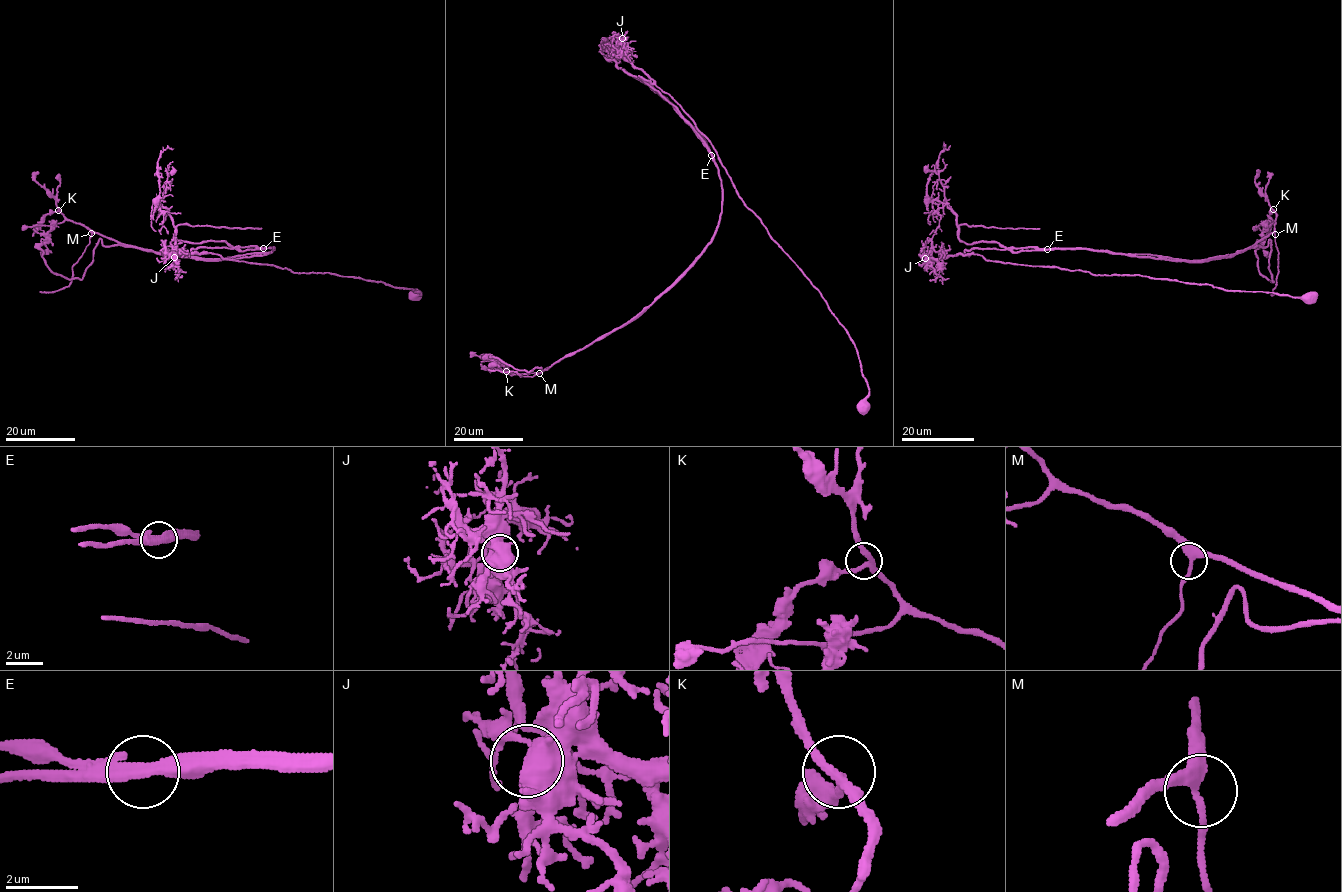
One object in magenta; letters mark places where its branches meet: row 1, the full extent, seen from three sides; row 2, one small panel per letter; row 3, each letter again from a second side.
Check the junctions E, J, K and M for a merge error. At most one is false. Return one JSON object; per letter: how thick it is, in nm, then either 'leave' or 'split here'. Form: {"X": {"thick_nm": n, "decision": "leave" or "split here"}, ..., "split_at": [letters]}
{"E": {"thick_nm": 360, "decision": "split here"}, "J": {"thick_nm": 700, "decision": "leave"}, "K": {"thick_nm": 240, "decision": "leave"}, "M": {"thick_nm": 340, "decision": "leave"}, "split_at": ["E"]}

